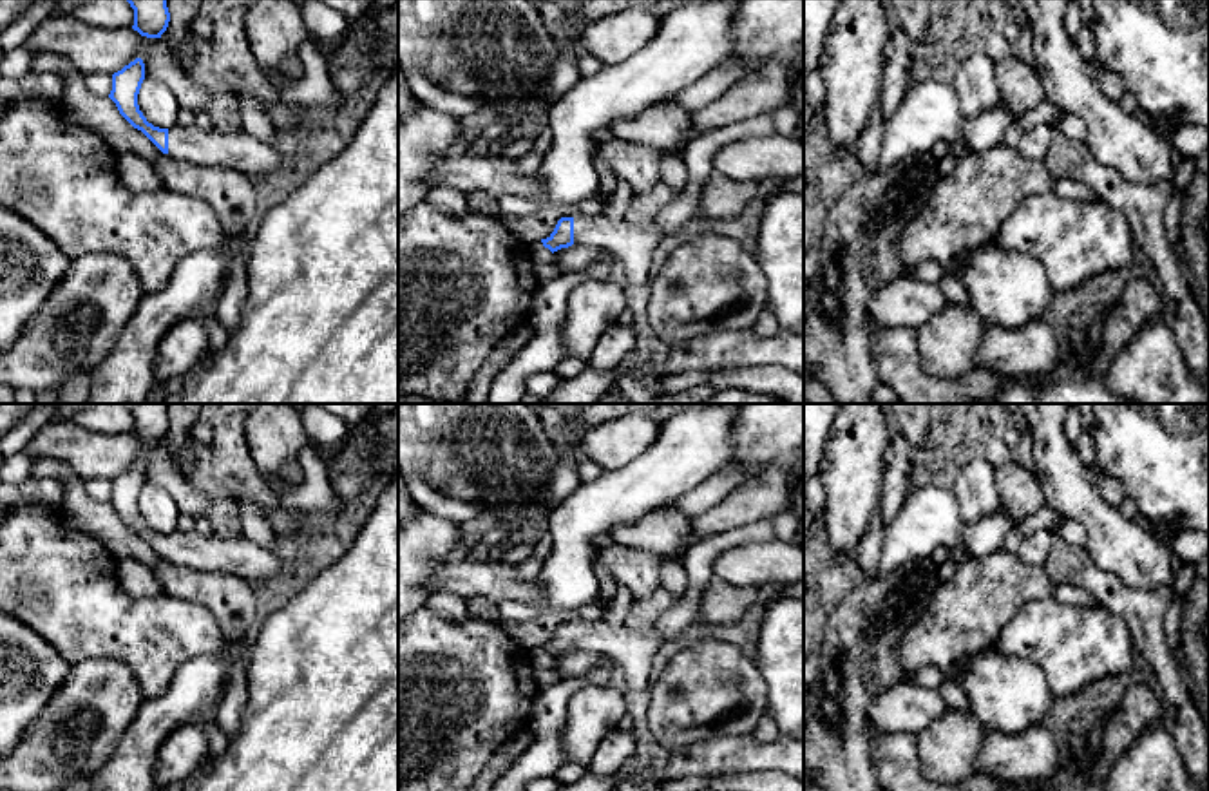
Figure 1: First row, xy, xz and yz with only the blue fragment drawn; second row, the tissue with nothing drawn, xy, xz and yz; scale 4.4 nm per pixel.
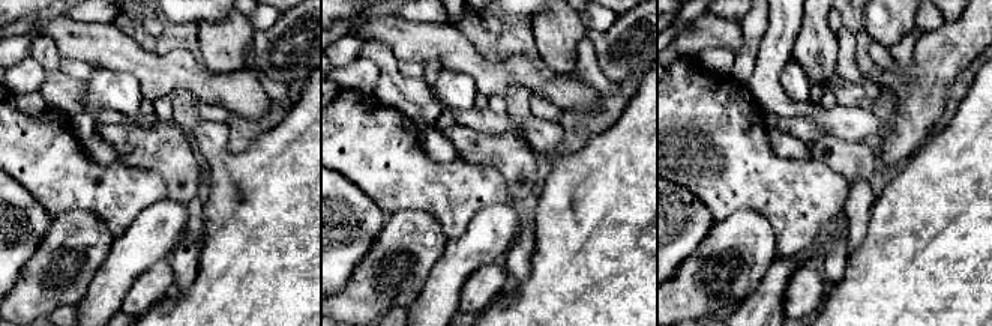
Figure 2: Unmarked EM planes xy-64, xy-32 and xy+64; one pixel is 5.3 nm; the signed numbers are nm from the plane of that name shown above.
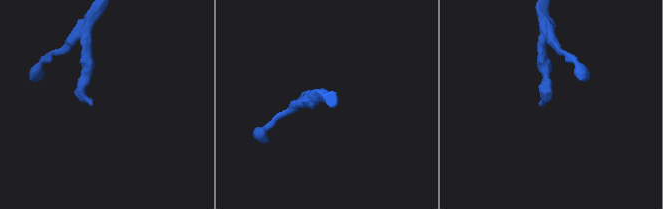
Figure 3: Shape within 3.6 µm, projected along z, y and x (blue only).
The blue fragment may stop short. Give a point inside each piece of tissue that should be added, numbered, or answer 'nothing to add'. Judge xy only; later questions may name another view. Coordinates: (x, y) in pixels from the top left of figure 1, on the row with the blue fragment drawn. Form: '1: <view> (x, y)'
1: xy (239, 151)

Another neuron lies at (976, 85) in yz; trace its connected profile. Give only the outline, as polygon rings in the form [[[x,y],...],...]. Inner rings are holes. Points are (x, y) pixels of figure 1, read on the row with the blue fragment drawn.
[[[985,51],[976,52],[961,63],[954,89],[965,116],[974,118],[994,109],[1001,100],[995,62]]]

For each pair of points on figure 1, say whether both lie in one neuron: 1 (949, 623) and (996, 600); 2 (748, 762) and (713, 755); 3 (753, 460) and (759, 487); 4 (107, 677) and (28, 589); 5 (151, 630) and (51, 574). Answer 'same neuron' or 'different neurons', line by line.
1: same neuron
2: same neuron
3: different neurons
4: different neurons
5: same neuron

